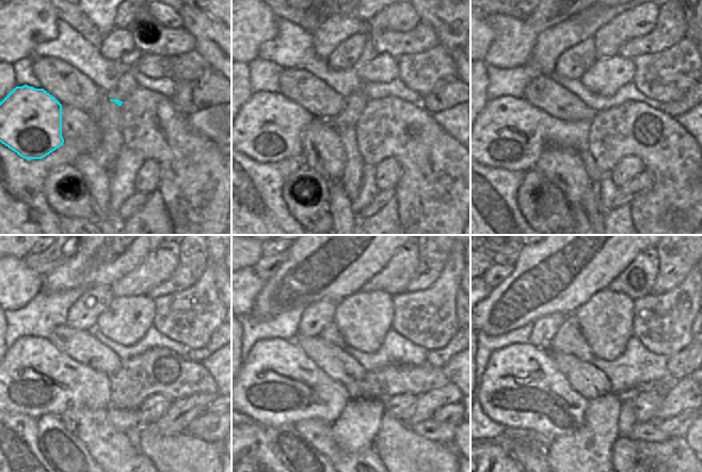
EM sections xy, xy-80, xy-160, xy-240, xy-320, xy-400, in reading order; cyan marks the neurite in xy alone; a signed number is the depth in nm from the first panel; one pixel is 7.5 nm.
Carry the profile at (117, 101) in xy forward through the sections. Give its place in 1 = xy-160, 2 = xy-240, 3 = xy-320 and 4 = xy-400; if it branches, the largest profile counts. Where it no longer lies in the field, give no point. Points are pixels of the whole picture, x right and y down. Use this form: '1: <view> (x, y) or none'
1: xy-160 (509, 132)
2: xy-240 (34, 378)
3: xy-320 (276, 384)
4: xy-400 (521, 387)

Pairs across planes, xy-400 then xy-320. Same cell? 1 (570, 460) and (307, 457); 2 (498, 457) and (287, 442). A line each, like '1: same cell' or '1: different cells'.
1: different cells
2: different cells

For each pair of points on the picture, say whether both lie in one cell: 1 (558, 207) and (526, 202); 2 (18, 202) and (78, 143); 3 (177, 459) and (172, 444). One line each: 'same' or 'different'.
1: same
2: same
3: same

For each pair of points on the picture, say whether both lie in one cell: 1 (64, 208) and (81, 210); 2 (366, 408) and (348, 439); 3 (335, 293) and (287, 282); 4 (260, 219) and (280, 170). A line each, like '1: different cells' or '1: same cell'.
1: same cell
2: same cell
3: same cell
4: same cell

